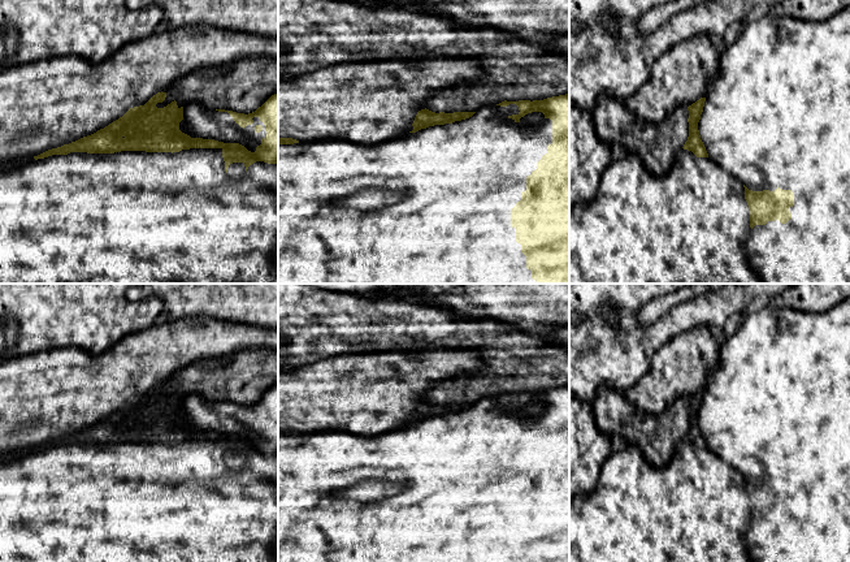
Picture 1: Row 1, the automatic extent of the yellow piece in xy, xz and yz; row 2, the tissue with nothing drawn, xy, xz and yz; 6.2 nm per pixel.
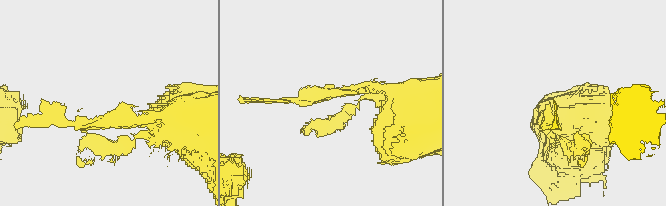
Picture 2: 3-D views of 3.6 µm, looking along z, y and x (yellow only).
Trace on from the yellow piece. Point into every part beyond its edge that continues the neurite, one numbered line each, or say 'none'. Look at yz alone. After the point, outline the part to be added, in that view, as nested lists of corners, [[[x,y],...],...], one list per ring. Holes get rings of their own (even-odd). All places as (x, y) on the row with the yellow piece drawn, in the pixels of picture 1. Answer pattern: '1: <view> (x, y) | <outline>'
1: yz (777, 113) | [[[850,8],[834,13],[824,22],[794,18],[777,10],[751,17],[740,36],[720,55],[719,68],[706,96],[698,122],[708,157],[723,170],[740,180],[749,190],[792,190],[794,206],[786,224],[779,220],[755,225],[743,246],[749,267],[764,284],[850,284]]]

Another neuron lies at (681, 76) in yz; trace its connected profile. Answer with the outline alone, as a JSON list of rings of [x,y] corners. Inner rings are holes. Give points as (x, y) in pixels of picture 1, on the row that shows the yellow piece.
[[[707,34],[682,40],[659,56],[650,79],[624,103],[636,117],[663,122],[676,108],[707,96],[719,60]]]

